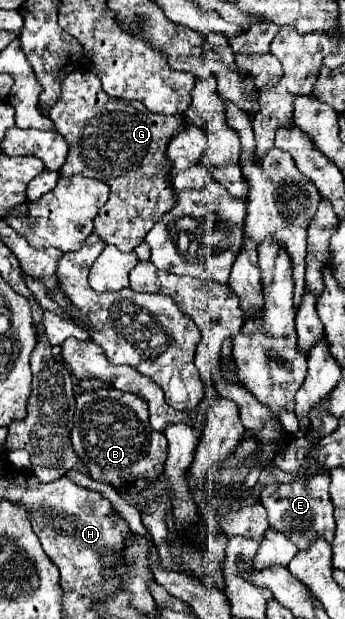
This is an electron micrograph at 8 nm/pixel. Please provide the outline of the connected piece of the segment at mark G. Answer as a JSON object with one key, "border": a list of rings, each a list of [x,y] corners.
{"border":[[[78,70],[64,80],[62,100],[56,102],[54,108],[50,110],[50,120],[54,122],[54,128],[66,138],[70,146],[66,164],[62,166],[60,174],[62,176],[82,174],[82,176],[102,180],[110,186],[110,198],[100,208],[94,220],[94,232],[106,244],[114,244],[122,252],[132,252],[138,244],[144,242],[144,236],[160,220],[160,216],[166,214],[176,204],[176,190],[172,188],[172,180],[170,180],[172,166],[170,160],[166,158],[166,146],[170,136],[174,136],[174,130],[180,130],[185,125],[184,116],[156,114],[146,110],[142,102],[106,98],[106,92],[100,88],[100,80],[88,70]]]}

